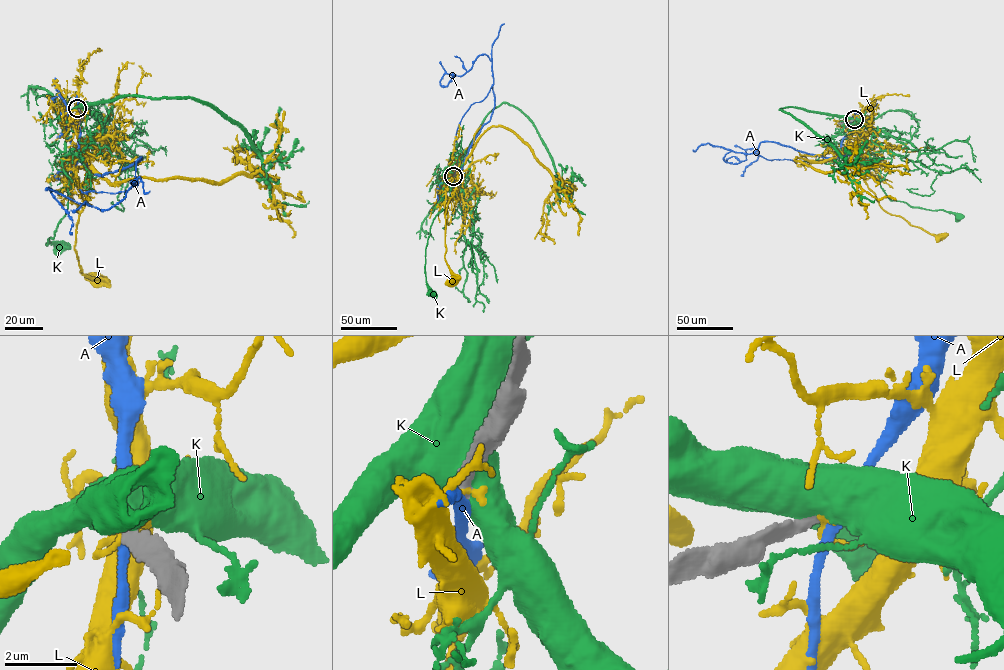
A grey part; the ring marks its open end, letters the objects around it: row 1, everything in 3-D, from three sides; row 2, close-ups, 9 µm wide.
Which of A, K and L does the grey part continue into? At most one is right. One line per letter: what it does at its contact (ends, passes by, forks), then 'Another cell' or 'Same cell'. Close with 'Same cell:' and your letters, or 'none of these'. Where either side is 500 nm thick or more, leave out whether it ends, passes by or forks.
A: It passes by. Another cell
K: Another cell
L: It ends there. Another cell
Same cell: none of these

